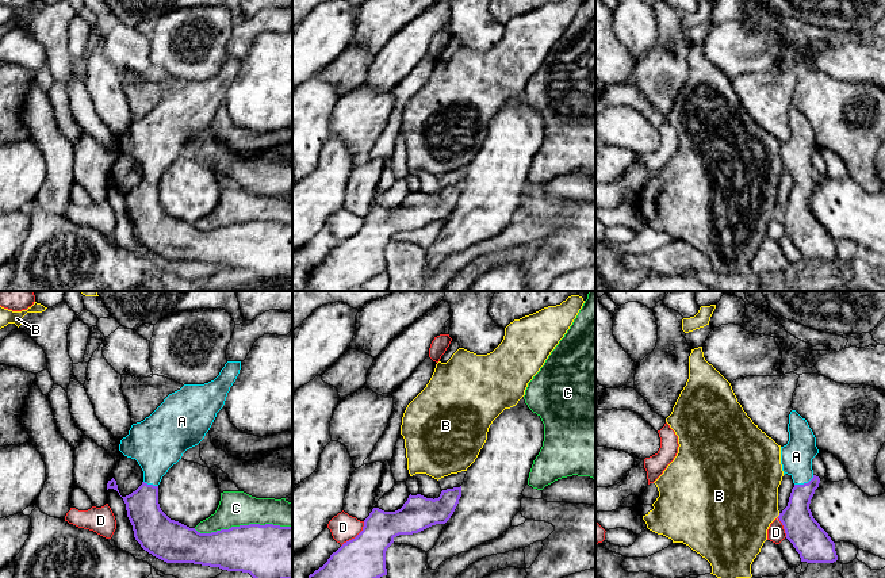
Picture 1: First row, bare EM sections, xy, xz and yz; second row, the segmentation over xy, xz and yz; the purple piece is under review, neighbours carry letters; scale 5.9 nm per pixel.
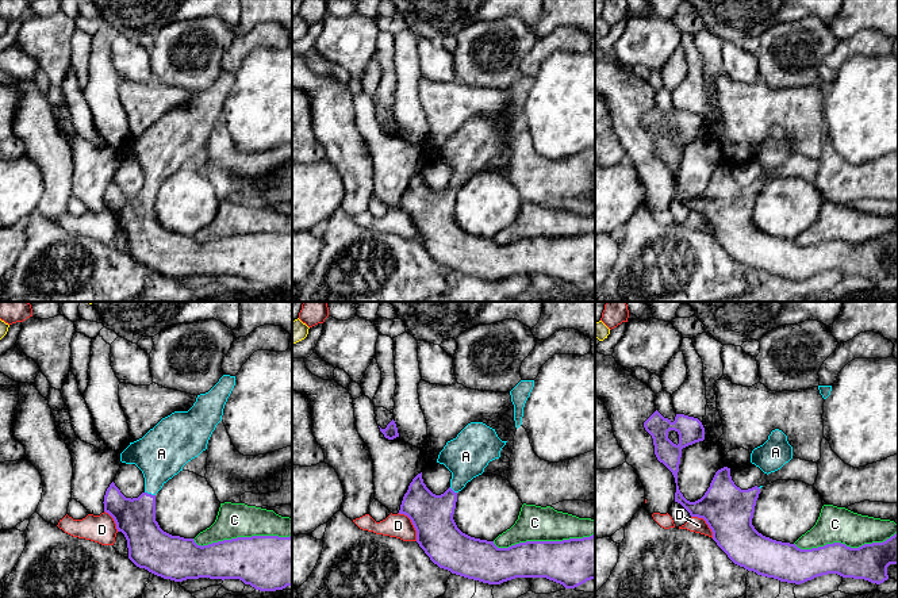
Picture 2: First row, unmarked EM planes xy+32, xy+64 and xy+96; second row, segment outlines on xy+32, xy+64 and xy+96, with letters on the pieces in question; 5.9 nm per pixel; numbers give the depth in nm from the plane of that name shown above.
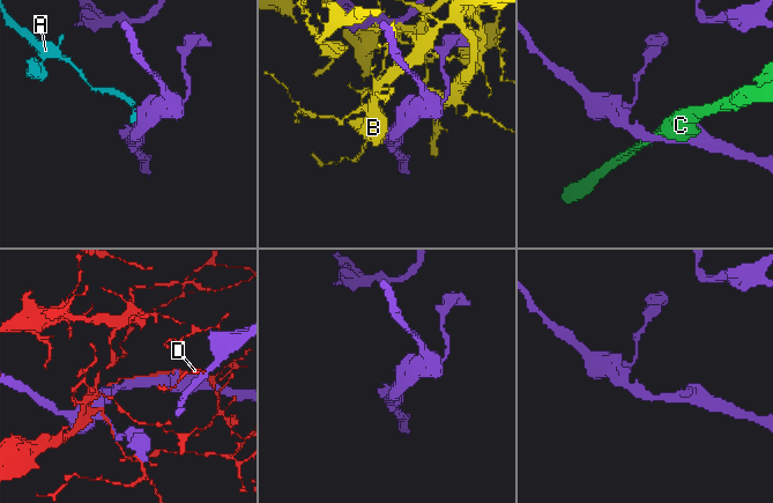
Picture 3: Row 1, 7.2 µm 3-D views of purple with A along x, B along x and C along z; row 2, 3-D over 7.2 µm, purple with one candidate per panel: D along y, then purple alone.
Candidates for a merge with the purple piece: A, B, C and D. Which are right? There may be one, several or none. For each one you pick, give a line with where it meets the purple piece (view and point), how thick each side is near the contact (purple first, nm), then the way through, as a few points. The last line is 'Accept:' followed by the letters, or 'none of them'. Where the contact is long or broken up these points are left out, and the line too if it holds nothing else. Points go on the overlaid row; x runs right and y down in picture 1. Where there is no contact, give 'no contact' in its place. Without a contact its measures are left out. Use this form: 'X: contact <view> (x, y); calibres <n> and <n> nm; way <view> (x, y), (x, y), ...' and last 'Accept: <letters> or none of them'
A: contact yz (804, 483); calibres 190 and 190 nm; way yz (797, 520), (797, 506), (804, 483), (796, 456)
Accept: A

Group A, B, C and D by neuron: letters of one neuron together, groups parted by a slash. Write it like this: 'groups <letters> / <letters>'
groups A / B / C / D

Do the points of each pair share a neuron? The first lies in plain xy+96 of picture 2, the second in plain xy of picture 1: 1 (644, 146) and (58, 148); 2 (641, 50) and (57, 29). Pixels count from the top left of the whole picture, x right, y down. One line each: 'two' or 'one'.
1: one
2: one

